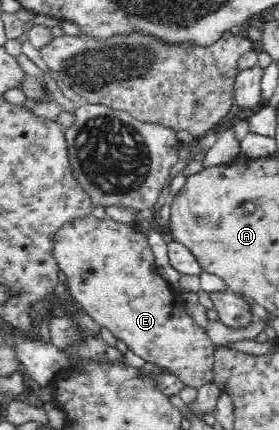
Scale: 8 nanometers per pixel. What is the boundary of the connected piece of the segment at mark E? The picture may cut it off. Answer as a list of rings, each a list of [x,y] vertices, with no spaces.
[[[93,216],[63,227],[57,235],[55,256],[60,270],[66,275],[67,293],[77,301],[82,311],[89,313],[99,325],[107,327],[116,338],[122,339],[135,355],[139,355],[147,363],[164,368],[180,377],[187,386],[194,388],[207,381],[214,381],[214,375],[211,374],[214,344],[193,318],[187,319],[187,314],[177,313],[179,307],[175,307],[173,303],[170,286],[156,273],[153,252],[143,234],[142,230],[132,229],[123,223],[116,223],[109,218],[96,220]]]

